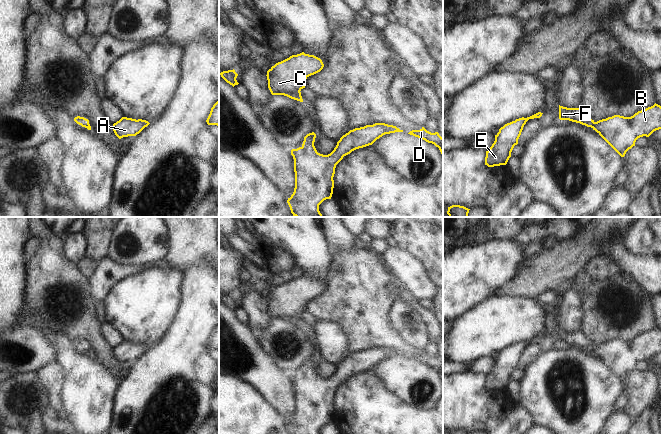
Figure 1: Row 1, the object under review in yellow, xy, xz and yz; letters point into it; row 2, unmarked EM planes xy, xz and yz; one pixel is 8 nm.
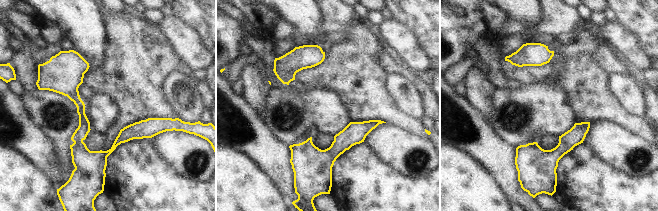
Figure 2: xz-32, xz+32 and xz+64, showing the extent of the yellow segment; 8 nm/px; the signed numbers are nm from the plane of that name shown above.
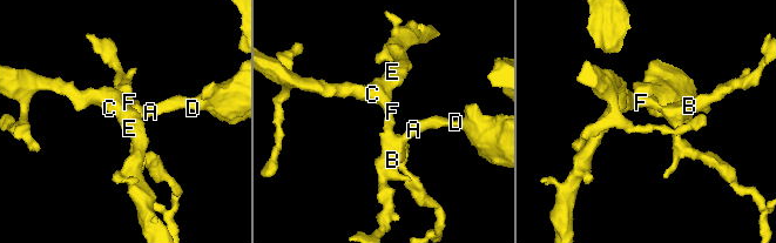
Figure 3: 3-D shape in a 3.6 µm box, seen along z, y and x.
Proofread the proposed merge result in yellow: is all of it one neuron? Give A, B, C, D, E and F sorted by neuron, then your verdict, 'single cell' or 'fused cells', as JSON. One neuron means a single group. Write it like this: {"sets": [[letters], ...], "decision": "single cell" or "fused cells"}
{"sets": [["A", "B", "C", "D", "E", "F"]], "decision": "single cell"}

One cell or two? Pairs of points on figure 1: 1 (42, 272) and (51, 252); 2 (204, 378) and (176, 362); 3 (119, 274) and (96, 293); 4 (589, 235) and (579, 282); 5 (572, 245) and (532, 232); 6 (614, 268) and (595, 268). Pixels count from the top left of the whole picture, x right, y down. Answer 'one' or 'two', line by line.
1: one
2: two
3: one
4: two
5: two
6: one

